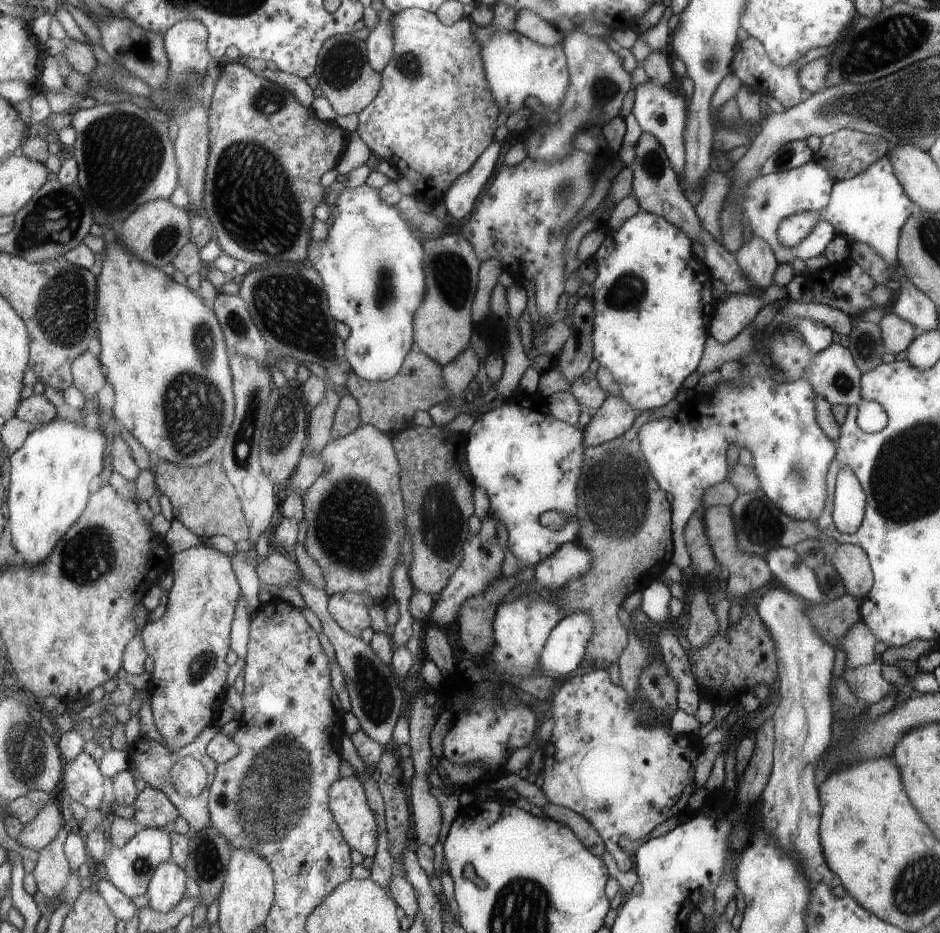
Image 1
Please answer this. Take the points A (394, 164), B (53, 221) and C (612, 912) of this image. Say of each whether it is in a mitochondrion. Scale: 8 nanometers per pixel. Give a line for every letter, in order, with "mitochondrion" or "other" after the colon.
A: other
B: mitochondrion
C: other

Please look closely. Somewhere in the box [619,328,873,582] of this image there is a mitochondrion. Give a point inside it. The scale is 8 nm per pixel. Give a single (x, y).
(758, 521)

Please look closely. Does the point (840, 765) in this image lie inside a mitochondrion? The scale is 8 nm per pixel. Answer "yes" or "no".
no

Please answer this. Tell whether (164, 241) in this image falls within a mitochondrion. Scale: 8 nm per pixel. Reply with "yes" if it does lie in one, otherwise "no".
yes

